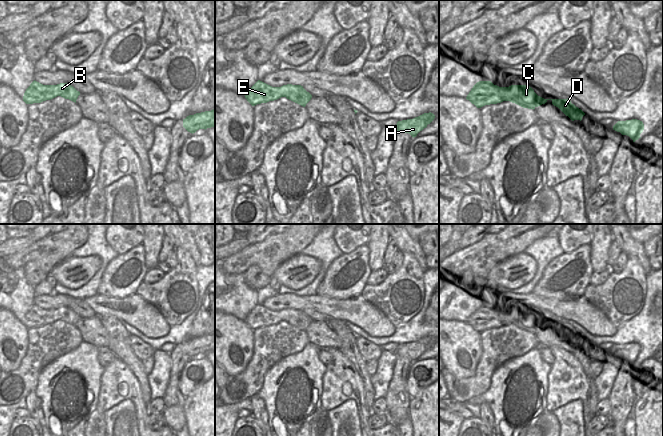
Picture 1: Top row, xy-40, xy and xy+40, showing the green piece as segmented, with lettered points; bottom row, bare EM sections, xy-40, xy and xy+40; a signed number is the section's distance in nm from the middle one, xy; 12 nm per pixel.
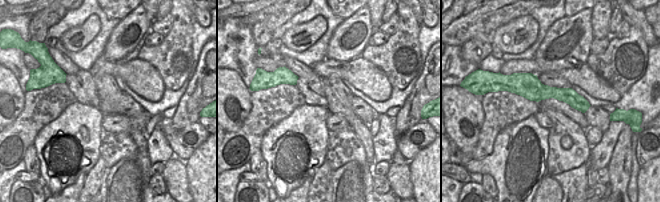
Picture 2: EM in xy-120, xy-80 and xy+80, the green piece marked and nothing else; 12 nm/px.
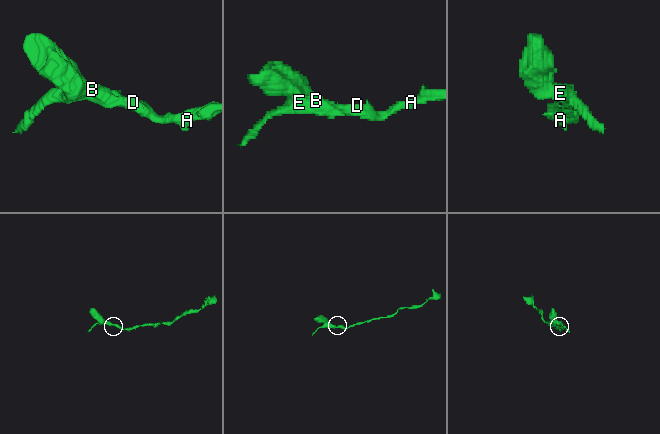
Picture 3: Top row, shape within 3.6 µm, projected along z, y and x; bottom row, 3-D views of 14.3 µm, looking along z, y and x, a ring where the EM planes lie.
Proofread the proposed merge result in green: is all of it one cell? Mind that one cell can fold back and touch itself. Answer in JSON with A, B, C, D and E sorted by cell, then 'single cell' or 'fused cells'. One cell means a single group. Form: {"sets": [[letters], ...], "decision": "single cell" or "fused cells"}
{"sets": [["A", "B", "C", "D", "E"]], "decision": "single cell"}

